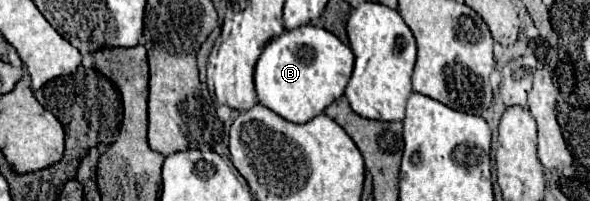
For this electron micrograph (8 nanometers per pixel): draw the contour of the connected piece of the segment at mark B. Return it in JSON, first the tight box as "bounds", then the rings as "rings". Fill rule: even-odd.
{"bounds":[256,24,354,124],"rings":[[[312,24],[286,30],[270,40],[256,64],[256,92],[262,106],[270,108],[288,122],[304,124],[322,114],[336,98],[344,94],[354,68],[352,50],[332,32]]]}

